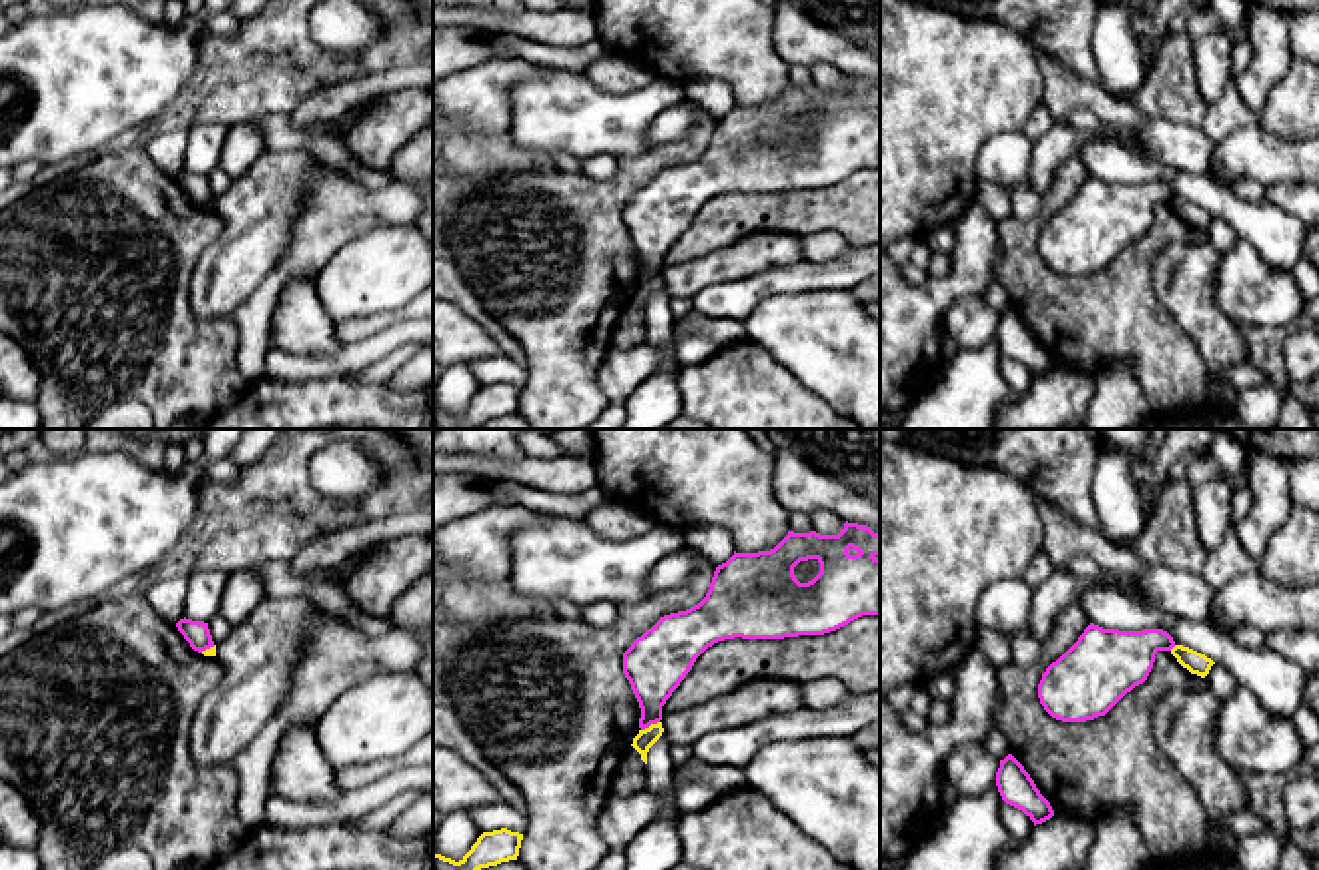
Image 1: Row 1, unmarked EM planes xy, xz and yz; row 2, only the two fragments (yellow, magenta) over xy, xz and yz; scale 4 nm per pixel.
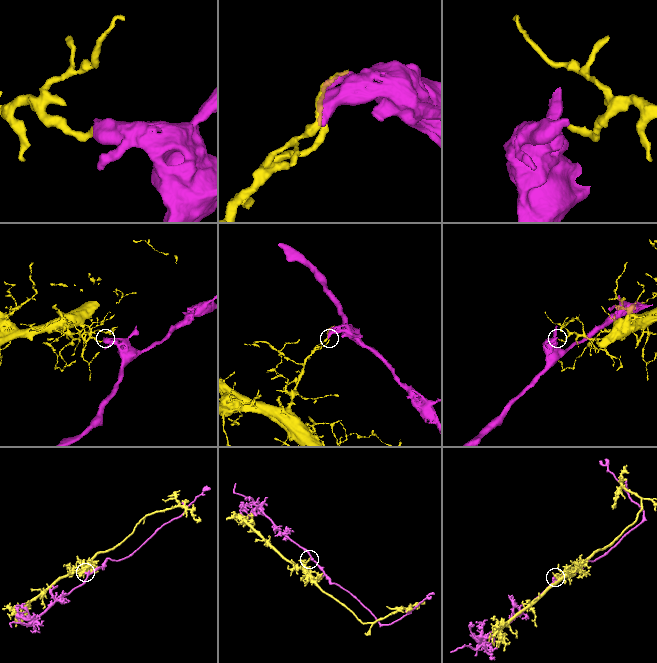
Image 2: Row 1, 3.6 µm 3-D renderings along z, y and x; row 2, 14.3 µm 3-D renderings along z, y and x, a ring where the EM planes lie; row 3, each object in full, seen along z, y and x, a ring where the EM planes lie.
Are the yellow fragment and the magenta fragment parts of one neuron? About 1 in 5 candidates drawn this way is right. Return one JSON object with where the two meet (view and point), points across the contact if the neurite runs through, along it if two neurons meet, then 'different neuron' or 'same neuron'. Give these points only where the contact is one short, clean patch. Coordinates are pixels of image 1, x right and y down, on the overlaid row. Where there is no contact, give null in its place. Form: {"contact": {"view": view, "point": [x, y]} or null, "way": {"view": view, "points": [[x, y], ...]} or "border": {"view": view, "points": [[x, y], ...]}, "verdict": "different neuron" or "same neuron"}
{"contact": {"view": "xz", "point": [651, 725]}, "border": {"view": "xz", "points": [[659, 721], [641, 731]]}, "verdict": "different neuron"}

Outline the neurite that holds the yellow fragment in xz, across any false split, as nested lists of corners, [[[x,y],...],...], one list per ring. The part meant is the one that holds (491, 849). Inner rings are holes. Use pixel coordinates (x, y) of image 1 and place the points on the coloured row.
[[[507,828],[483,832],[459,862],[433,852],[433,870],[481,870],[517,860],[521,840],[523,834]]]

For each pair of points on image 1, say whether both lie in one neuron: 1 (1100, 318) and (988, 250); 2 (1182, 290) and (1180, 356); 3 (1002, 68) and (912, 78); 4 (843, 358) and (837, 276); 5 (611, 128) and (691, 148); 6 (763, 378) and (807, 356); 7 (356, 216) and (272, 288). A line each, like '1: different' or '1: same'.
1: different
2: different
3: same
4: different
5: different
6: different
7: same

